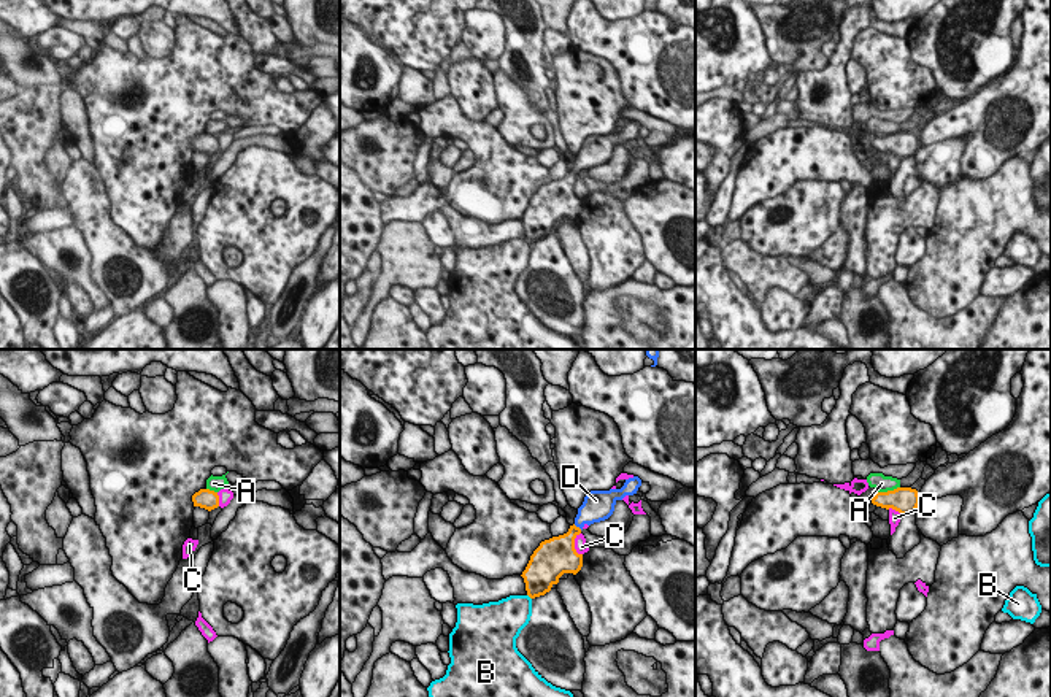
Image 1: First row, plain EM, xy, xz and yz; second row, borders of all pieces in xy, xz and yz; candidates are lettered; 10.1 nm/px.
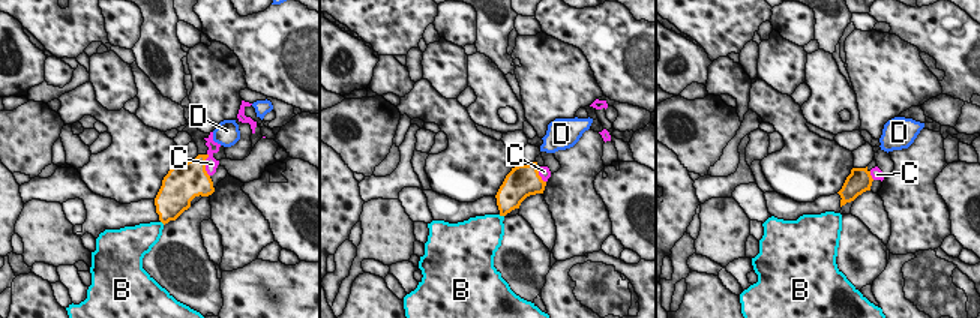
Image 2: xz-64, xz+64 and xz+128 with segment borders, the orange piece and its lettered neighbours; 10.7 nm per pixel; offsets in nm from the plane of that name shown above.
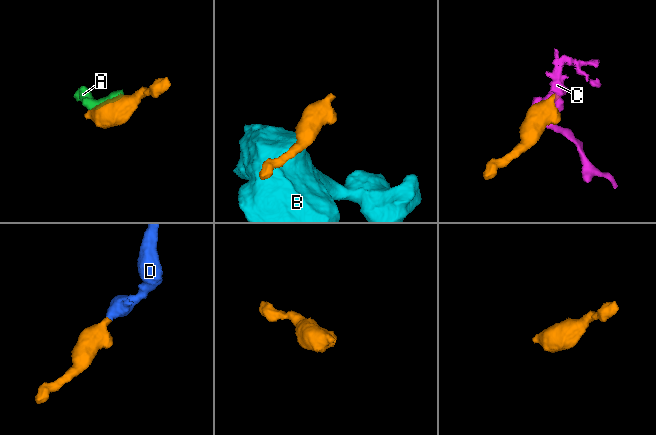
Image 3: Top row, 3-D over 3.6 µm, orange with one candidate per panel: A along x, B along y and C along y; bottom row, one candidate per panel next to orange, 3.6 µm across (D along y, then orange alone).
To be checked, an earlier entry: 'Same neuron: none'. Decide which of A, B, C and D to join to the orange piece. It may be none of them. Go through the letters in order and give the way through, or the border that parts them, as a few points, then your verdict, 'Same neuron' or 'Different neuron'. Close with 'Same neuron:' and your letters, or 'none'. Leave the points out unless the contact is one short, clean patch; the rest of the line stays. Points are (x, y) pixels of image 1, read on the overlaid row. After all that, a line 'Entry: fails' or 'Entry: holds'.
A: Different neuron
B: Boundary: xz (527, 594), (531, 599). Different neuron
C: Boundary: xz (580, 532), (575, 539), (575, 551), (578, 554). Different neuron
D: Path across: xz (562, 546), (578, 527), (594, 508). Same neuron
Same neuron: D.
Entry: fails

